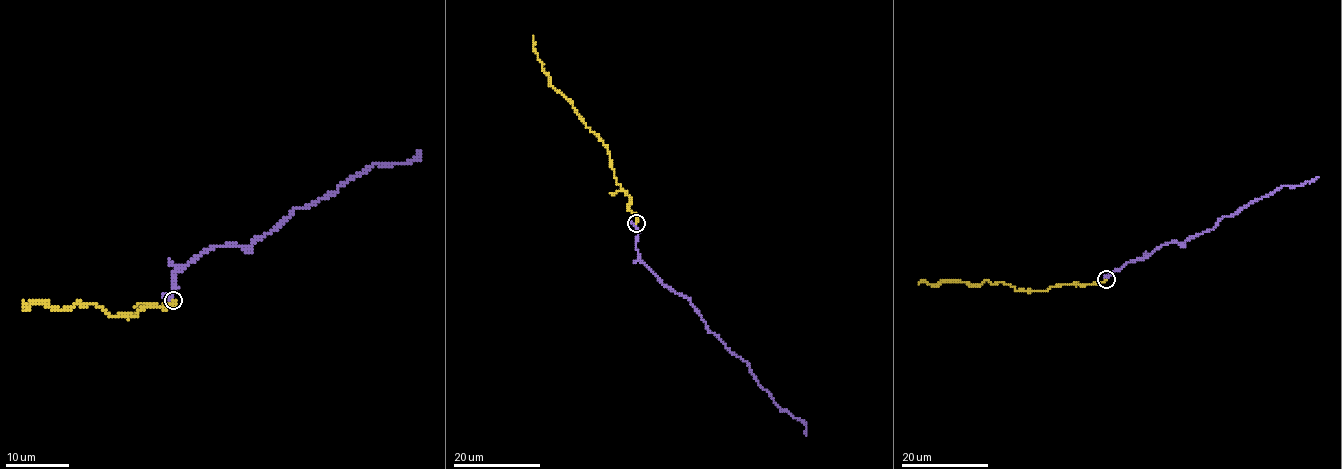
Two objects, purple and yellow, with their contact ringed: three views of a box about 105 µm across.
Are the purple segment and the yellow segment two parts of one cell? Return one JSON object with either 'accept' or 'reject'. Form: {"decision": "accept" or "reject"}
{"decision": "accept"}

